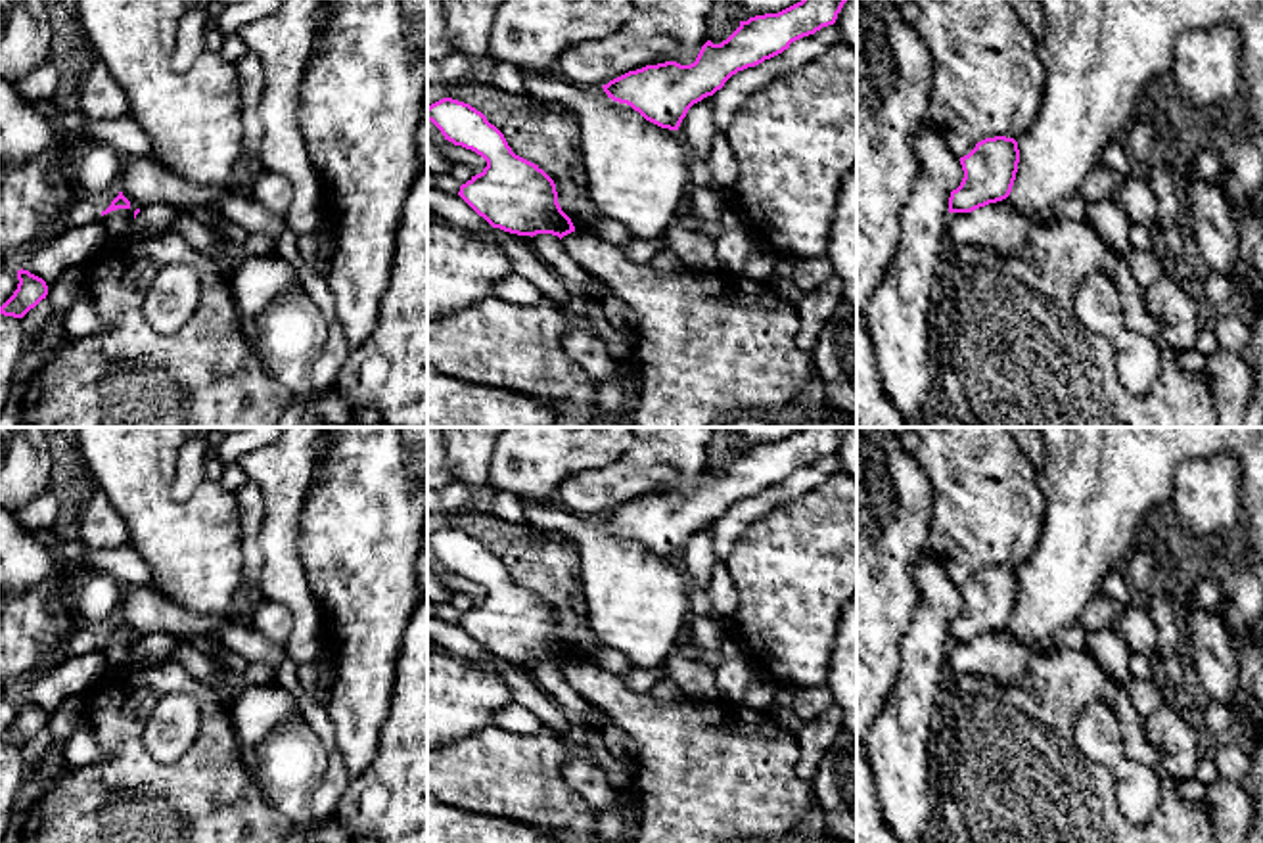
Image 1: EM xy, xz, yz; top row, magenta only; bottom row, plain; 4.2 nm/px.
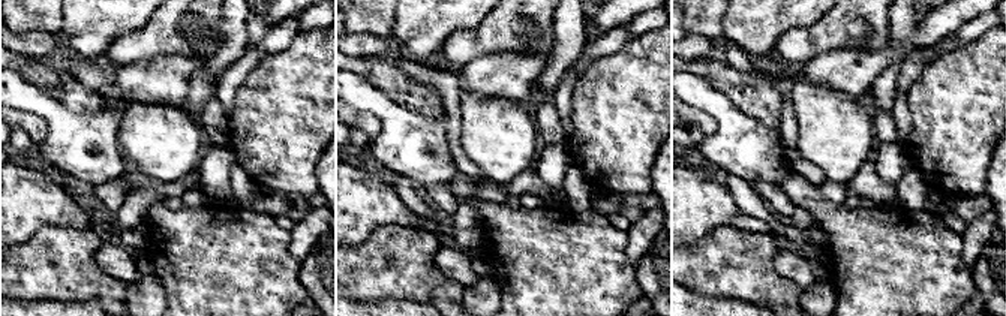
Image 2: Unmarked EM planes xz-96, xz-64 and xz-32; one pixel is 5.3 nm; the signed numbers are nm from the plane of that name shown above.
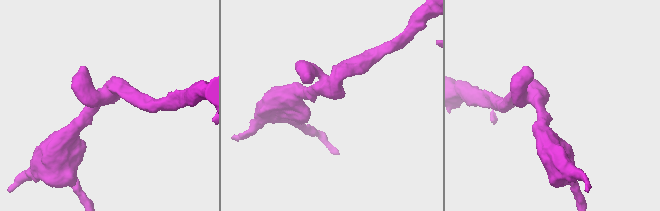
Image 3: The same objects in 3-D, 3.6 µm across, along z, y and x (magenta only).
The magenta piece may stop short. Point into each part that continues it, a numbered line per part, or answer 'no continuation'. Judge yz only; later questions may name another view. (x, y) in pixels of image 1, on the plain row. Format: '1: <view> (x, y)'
no continuation

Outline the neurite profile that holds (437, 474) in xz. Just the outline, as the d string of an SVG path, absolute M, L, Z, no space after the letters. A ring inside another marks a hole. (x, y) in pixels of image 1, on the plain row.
M427 427L427 487L445 487L452 481L445 462L445 439L439 427Z

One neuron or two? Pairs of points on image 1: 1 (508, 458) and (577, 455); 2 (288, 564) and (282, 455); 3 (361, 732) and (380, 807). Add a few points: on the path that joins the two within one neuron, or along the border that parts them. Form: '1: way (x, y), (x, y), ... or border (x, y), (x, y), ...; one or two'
1: way (526, 458), (560, 455); one
2: way (282, 537), (282, 481); one
3: border (384, 723), (372, 761), (349, 780); two

